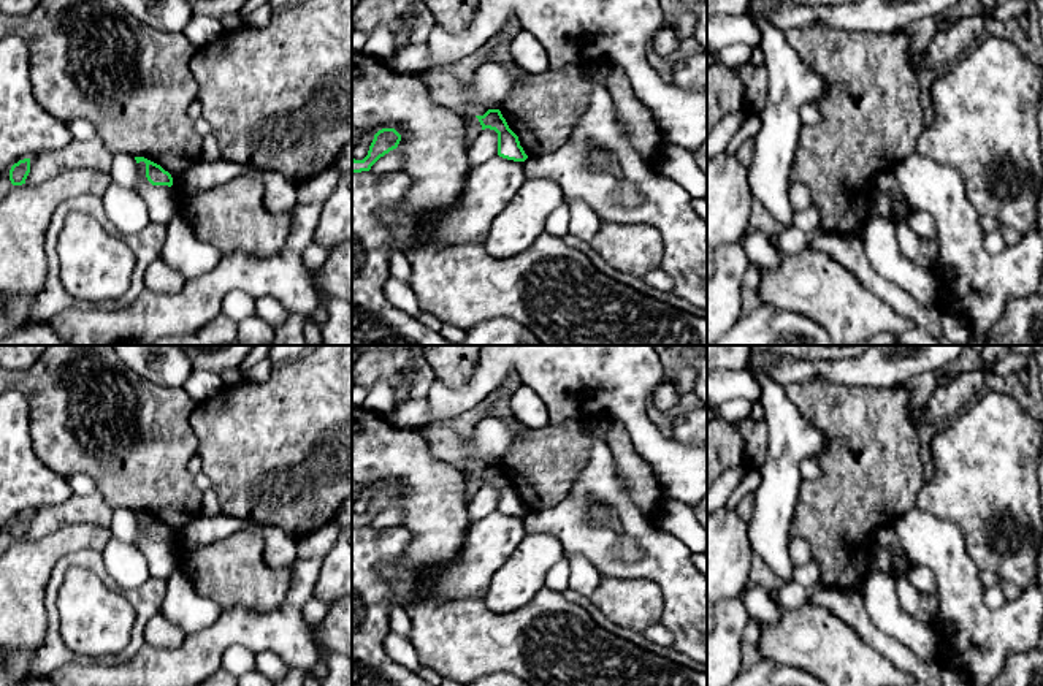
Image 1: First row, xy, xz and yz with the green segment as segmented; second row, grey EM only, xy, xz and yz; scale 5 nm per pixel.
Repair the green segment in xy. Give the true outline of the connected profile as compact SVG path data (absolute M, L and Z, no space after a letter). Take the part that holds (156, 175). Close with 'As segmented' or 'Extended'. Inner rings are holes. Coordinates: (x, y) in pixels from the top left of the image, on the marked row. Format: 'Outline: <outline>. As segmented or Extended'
Outline: M135 157L136 163L144 162L146 163L146 177L152 185L173 185L173 177L168 171L165 171L160 165L144 158L144 157Z. As segmented

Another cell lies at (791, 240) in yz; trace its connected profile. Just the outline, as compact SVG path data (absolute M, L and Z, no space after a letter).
M793 225L789 228L778 228L775 236L770 239L770 242L780 252L797 253L797 252L807 249L808 244L815 238L821 236L823 233L824 233L823 228L813 231L813 233L805 233Z

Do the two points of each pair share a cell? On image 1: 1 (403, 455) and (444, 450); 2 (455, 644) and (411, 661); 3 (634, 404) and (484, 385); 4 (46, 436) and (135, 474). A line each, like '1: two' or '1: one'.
1: two
2: two
3: one
4: one

